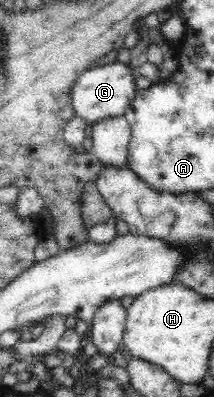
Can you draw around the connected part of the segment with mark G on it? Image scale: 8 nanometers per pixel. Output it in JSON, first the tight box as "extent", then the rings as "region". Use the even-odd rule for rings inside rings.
{"extent":[71,60,135,126],"region":[[[118,60],[102,66],[94,66],[82,72],[71,89],[74,116],[84,118],[90,126],[101,119],[122,116],[135,97],[133,75],[132,69]]]}

